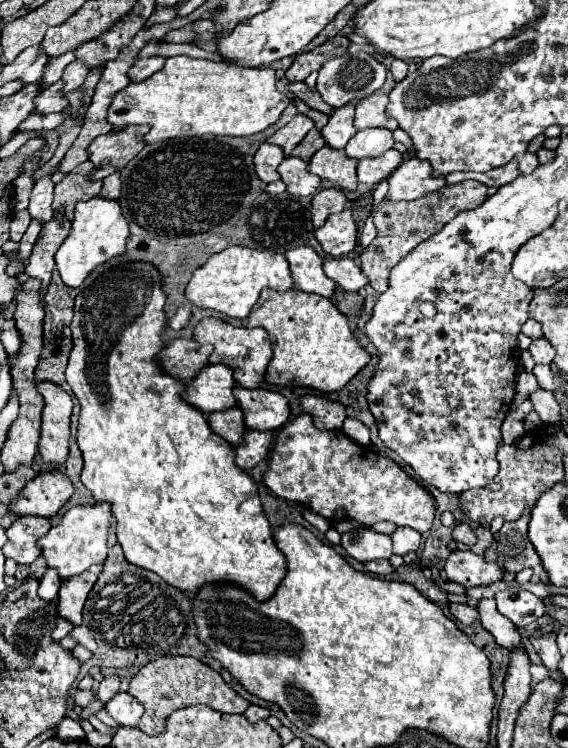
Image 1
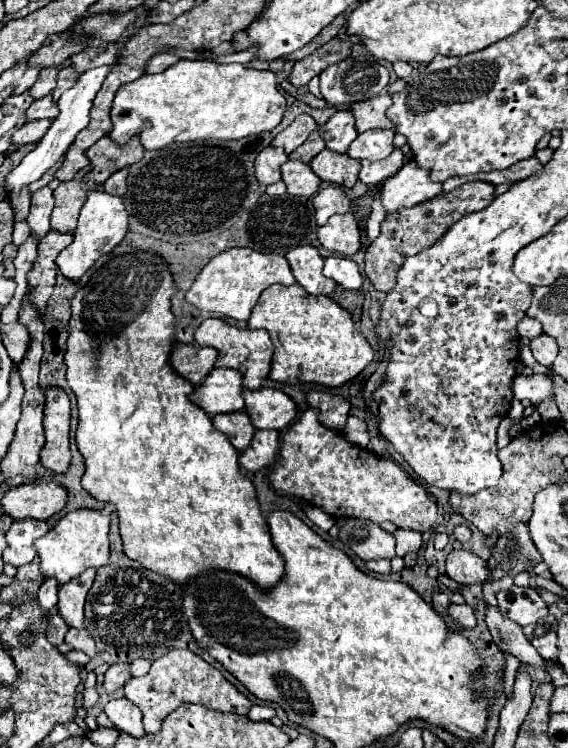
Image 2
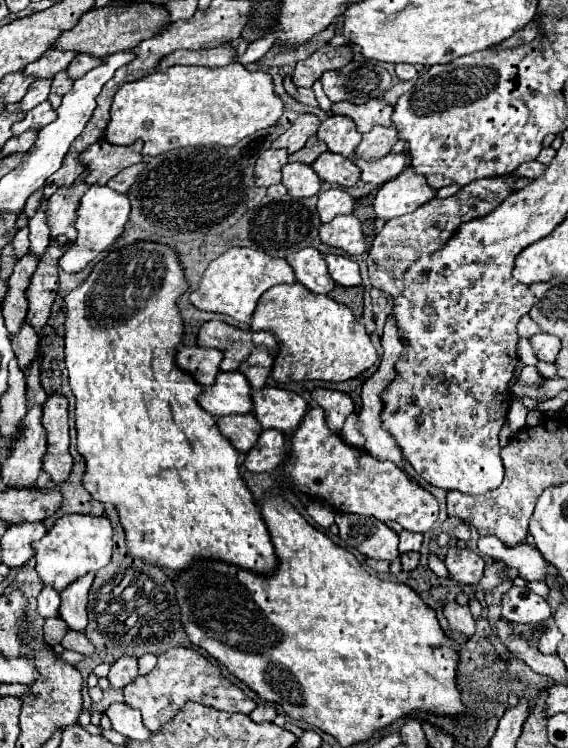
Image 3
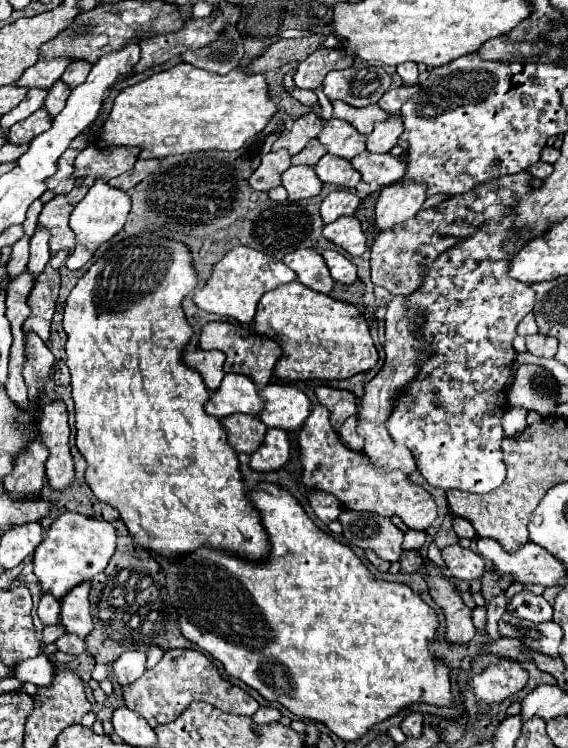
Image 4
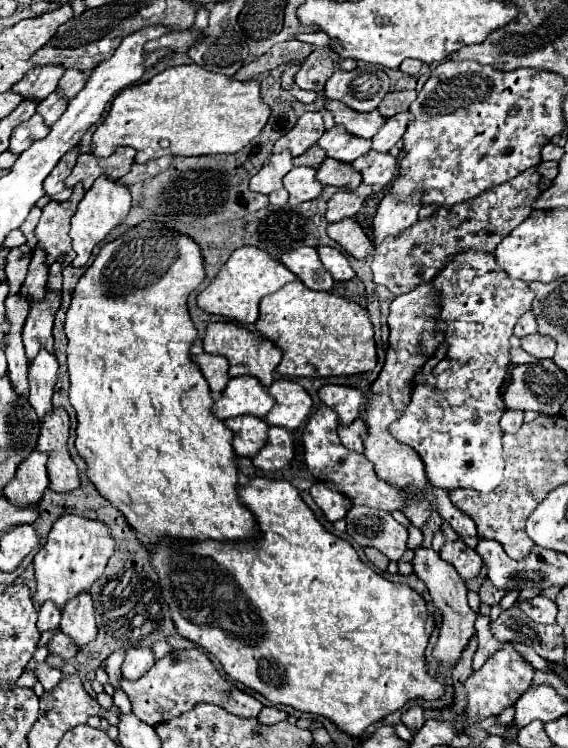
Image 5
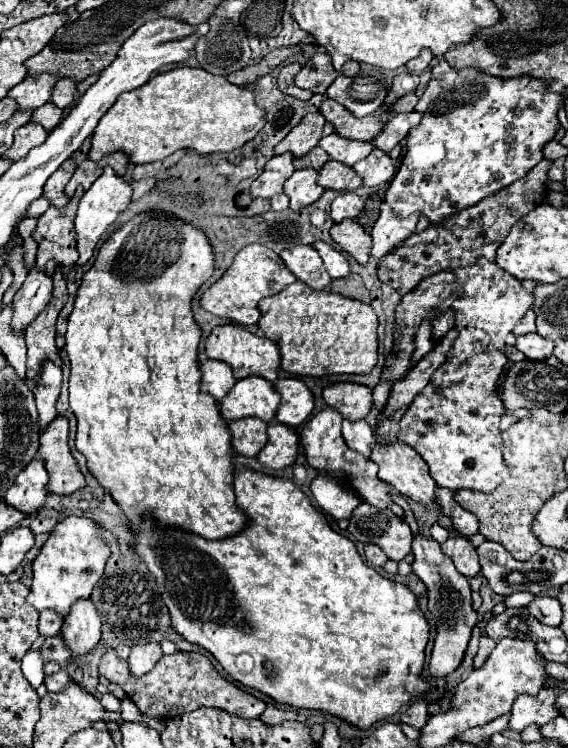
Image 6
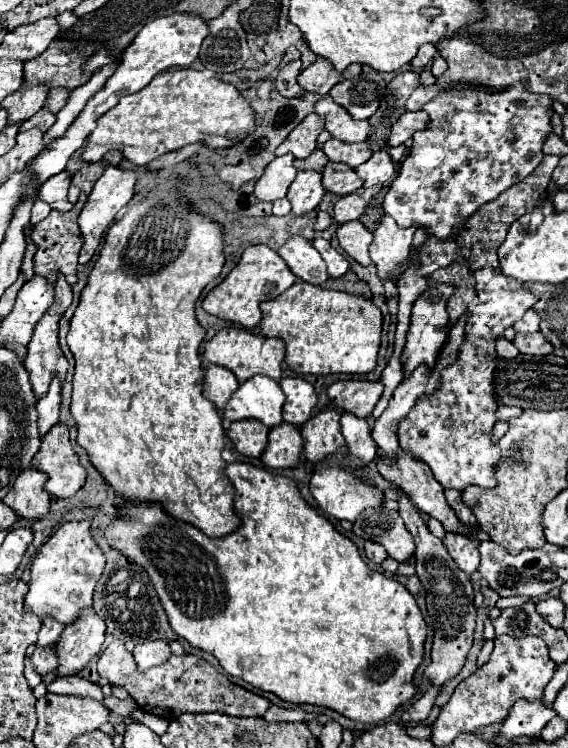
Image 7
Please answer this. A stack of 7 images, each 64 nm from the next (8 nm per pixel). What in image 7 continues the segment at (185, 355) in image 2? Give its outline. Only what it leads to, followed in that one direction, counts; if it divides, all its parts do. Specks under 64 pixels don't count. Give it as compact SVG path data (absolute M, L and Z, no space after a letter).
M208 364L204 368L204 390L202 392L204 396L208 396L208 400L216 404L218 410L224 408L224 404L228 402L228 396L232 396L236 388L238 388L238 380L228 368L216 366L216 364Z

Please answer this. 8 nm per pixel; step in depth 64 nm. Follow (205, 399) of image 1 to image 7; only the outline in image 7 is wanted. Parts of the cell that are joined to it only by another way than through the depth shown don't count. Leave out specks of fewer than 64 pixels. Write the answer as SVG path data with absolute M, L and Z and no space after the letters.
M254 376L238 386L238 390L230 396L224 406L224 418L244 420L256 418L264 426L272 428L282 422L282 406L284 406L284 392L280 390L278 382L270 380L268 376Z

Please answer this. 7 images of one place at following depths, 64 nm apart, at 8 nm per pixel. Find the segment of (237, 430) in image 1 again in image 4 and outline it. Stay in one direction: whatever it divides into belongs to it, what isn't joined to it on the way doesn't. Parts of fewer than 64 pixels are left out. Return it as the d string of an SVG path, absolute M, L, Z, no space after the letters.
M230 414L230 416L222 418L220 422L228 434L230 446L238 454L252 454L264 440L266 426L256 416Z

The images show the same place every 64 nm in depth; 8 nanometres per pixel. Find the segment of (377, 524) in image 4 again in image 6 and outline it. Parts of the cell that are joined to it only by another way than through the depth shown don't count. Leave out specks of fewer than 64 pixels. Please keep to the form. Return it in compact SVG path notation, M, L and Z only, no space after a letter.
M366 502L352 512L348 532L362 544L380 546L394 562L400 562L412 546L412 532L404 520L394 516L388 508L380 510Z

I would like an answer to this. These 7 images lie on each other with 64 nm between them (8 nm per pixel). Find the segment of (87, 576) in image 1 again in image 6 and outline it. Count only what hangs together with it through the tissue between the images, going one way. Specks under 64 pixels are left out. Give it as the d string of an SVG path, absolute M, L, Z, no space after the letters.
M90 598L78 600L70 608L70 612L64 616L60 636L72 650L74 658L88 654L100 642L100 616Z

